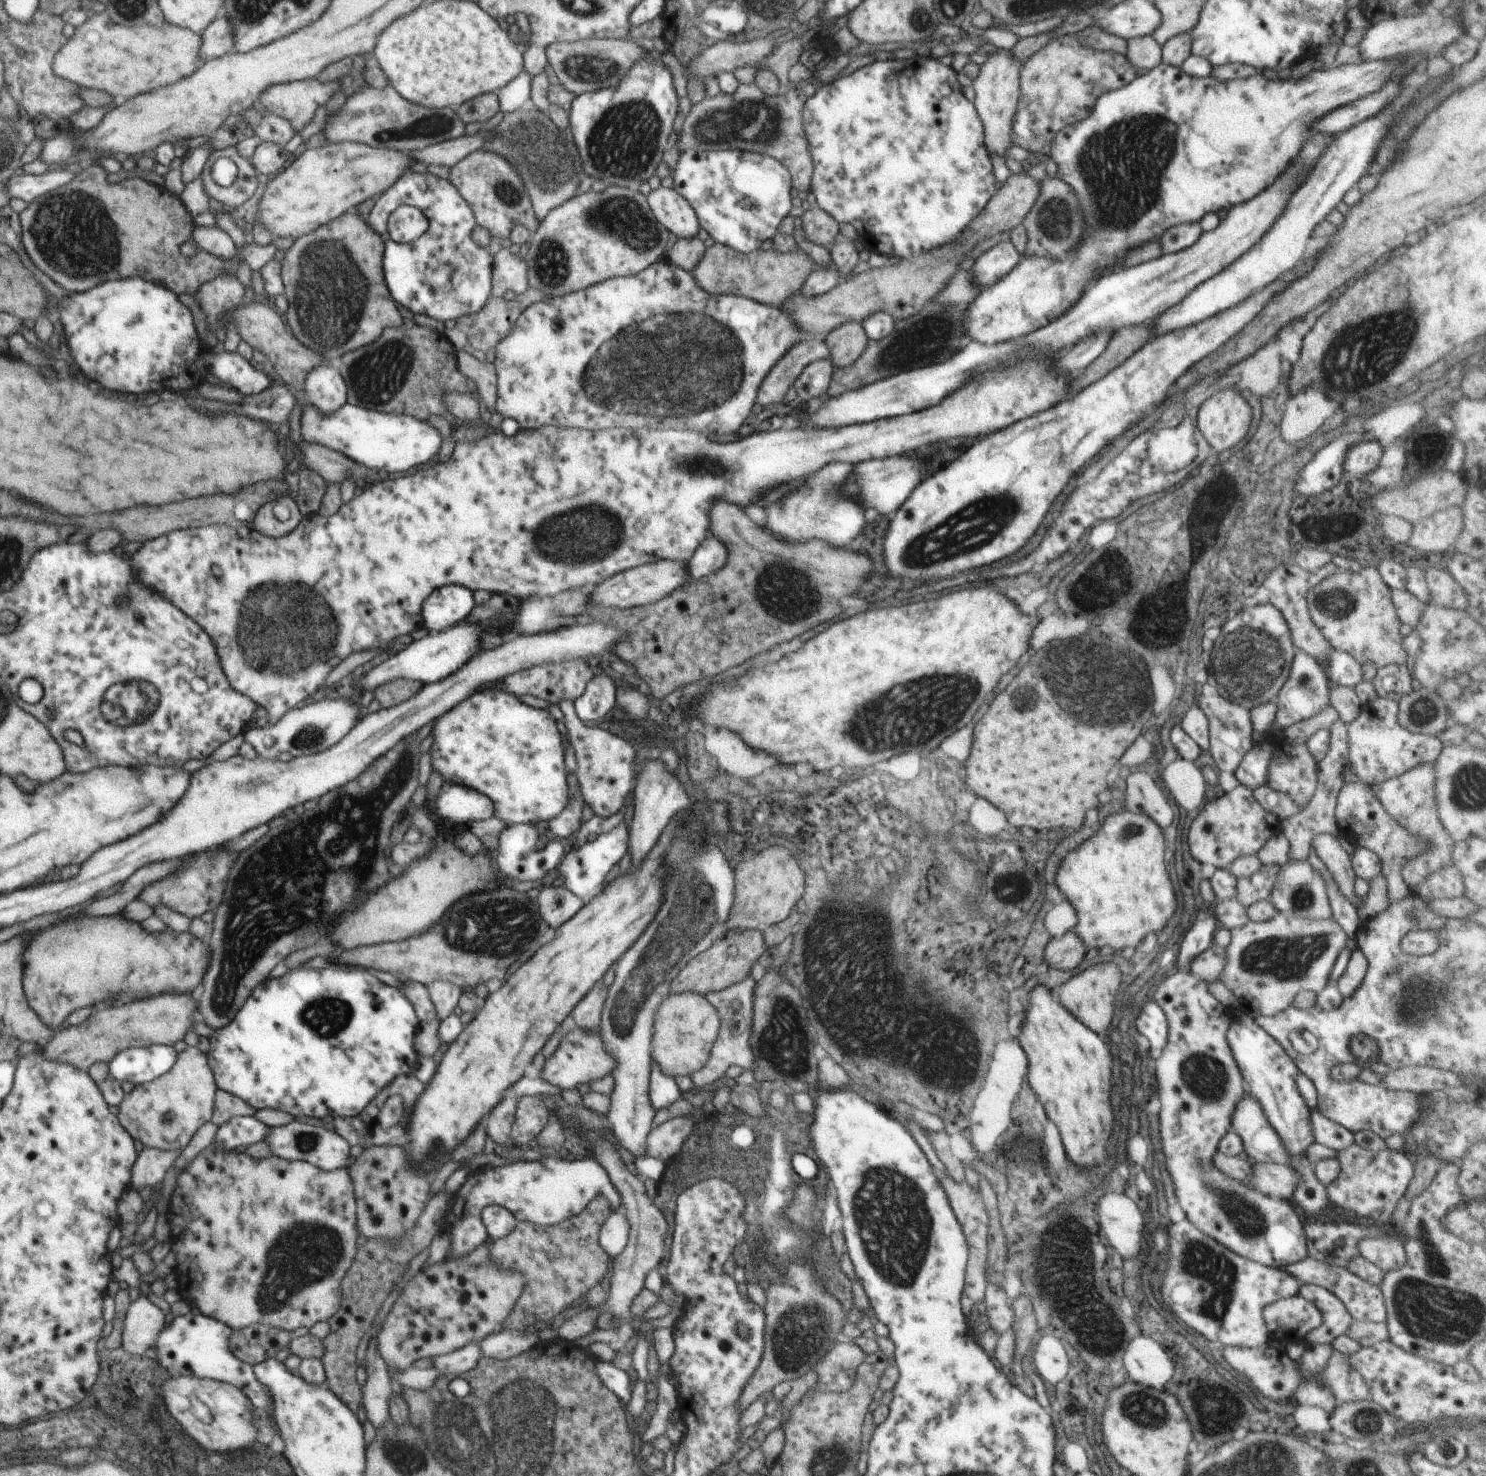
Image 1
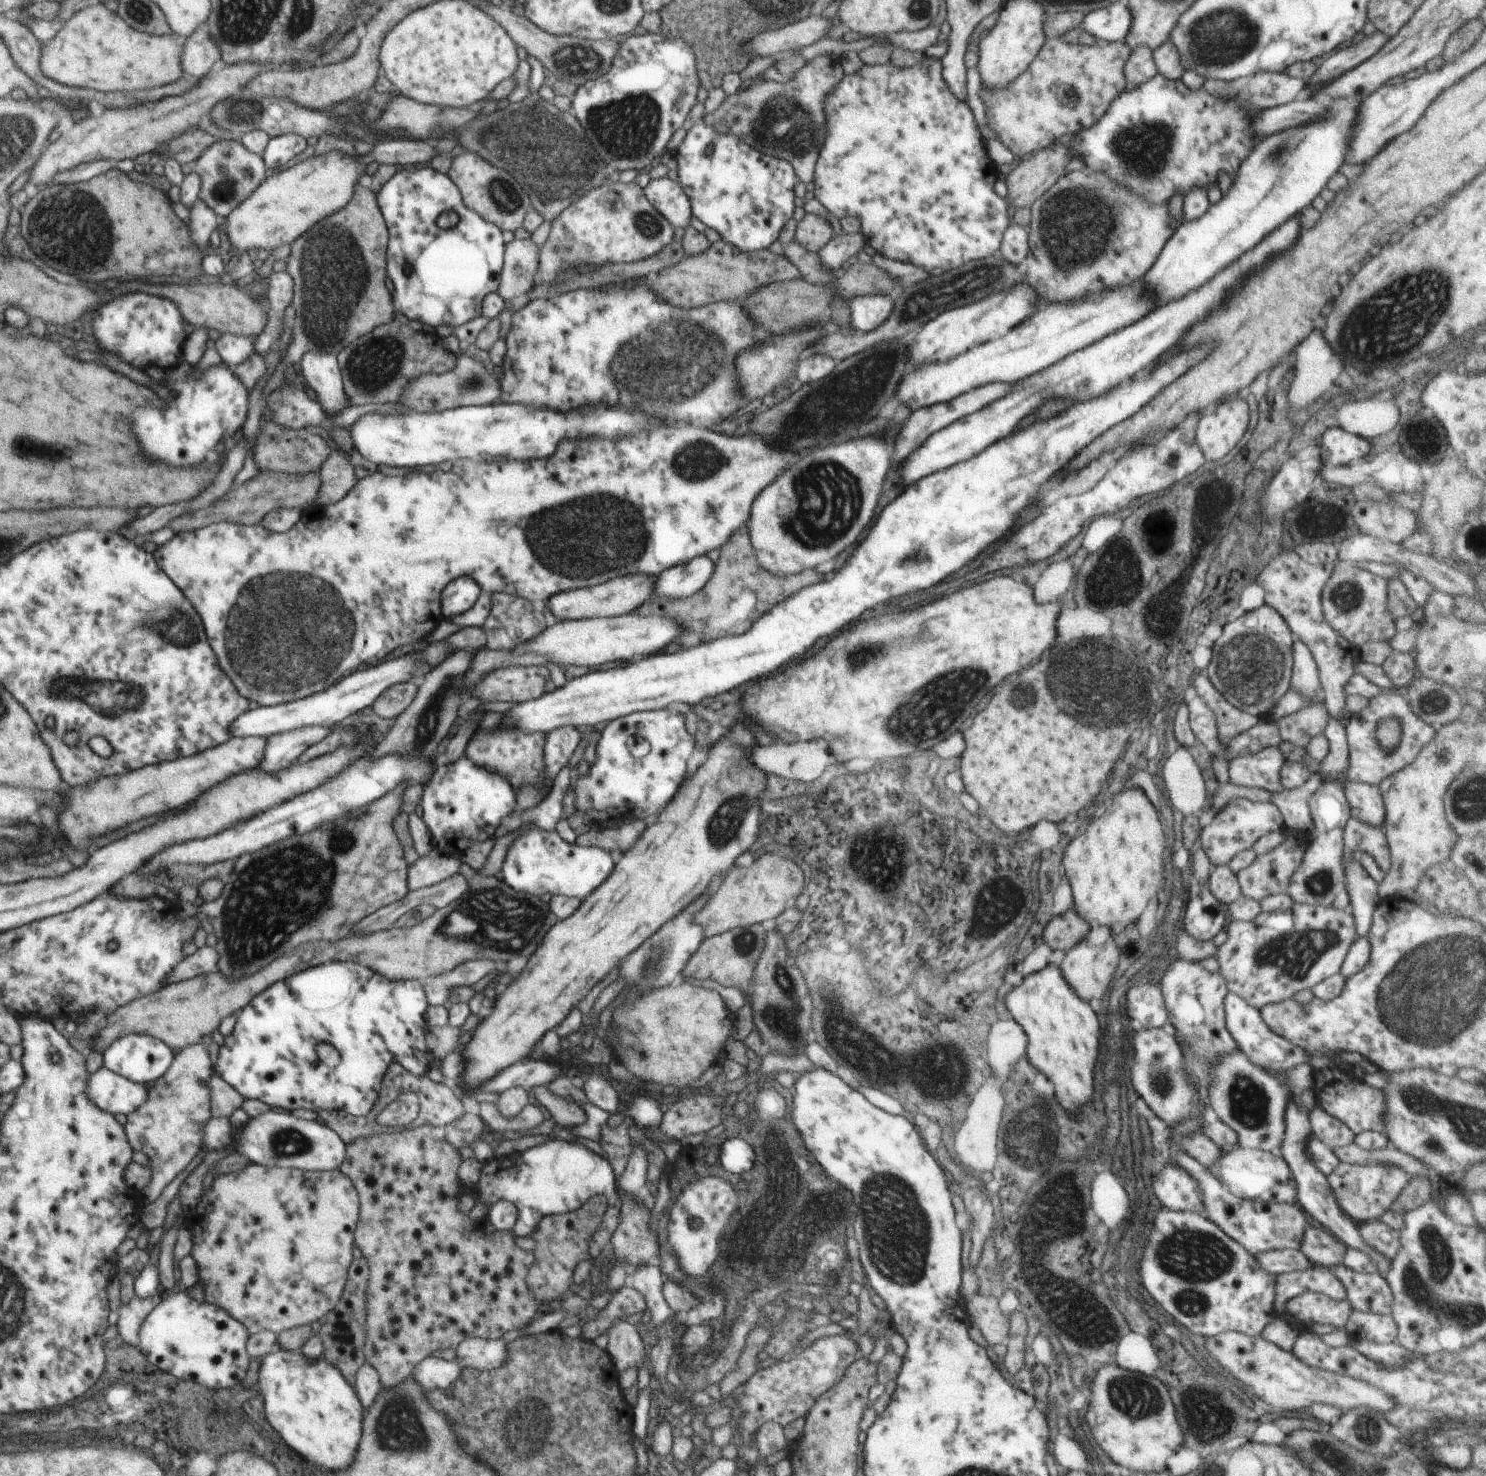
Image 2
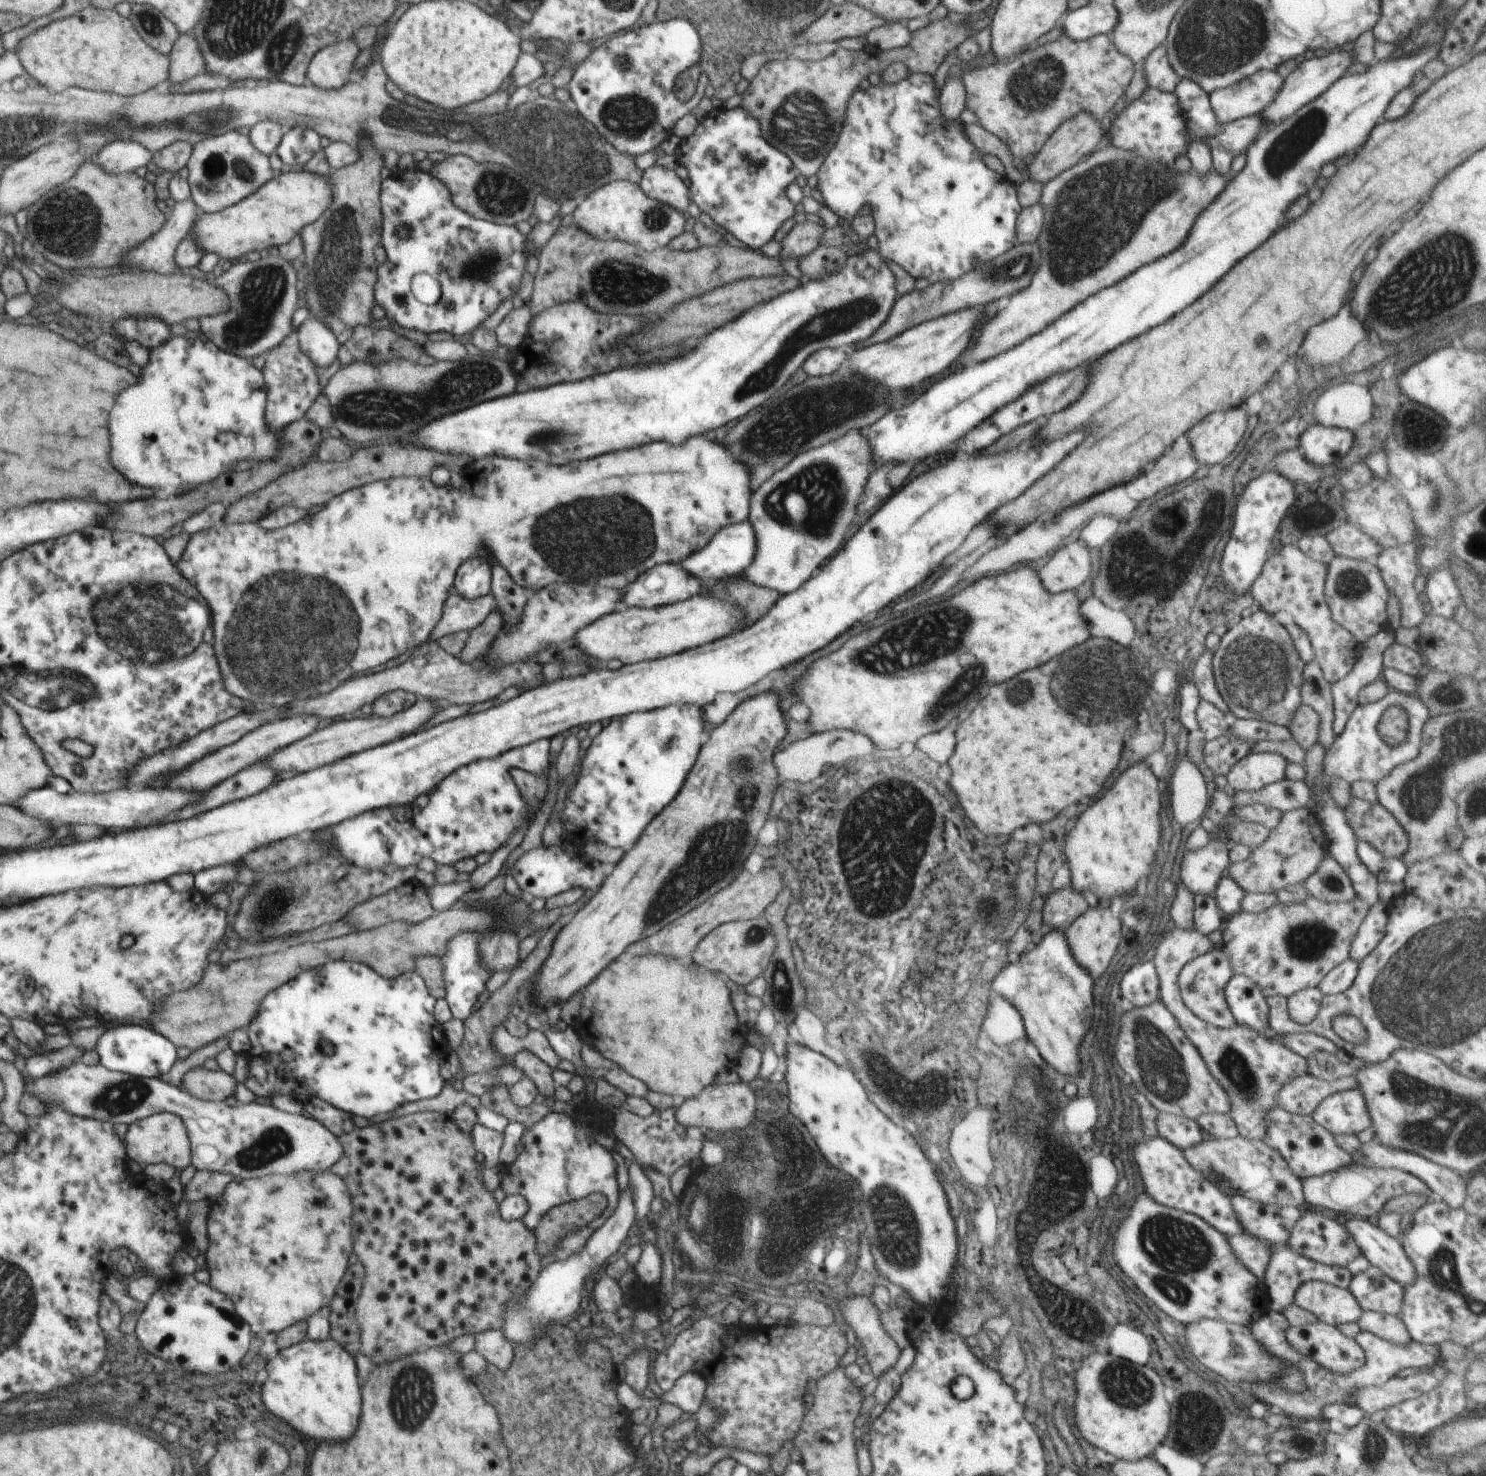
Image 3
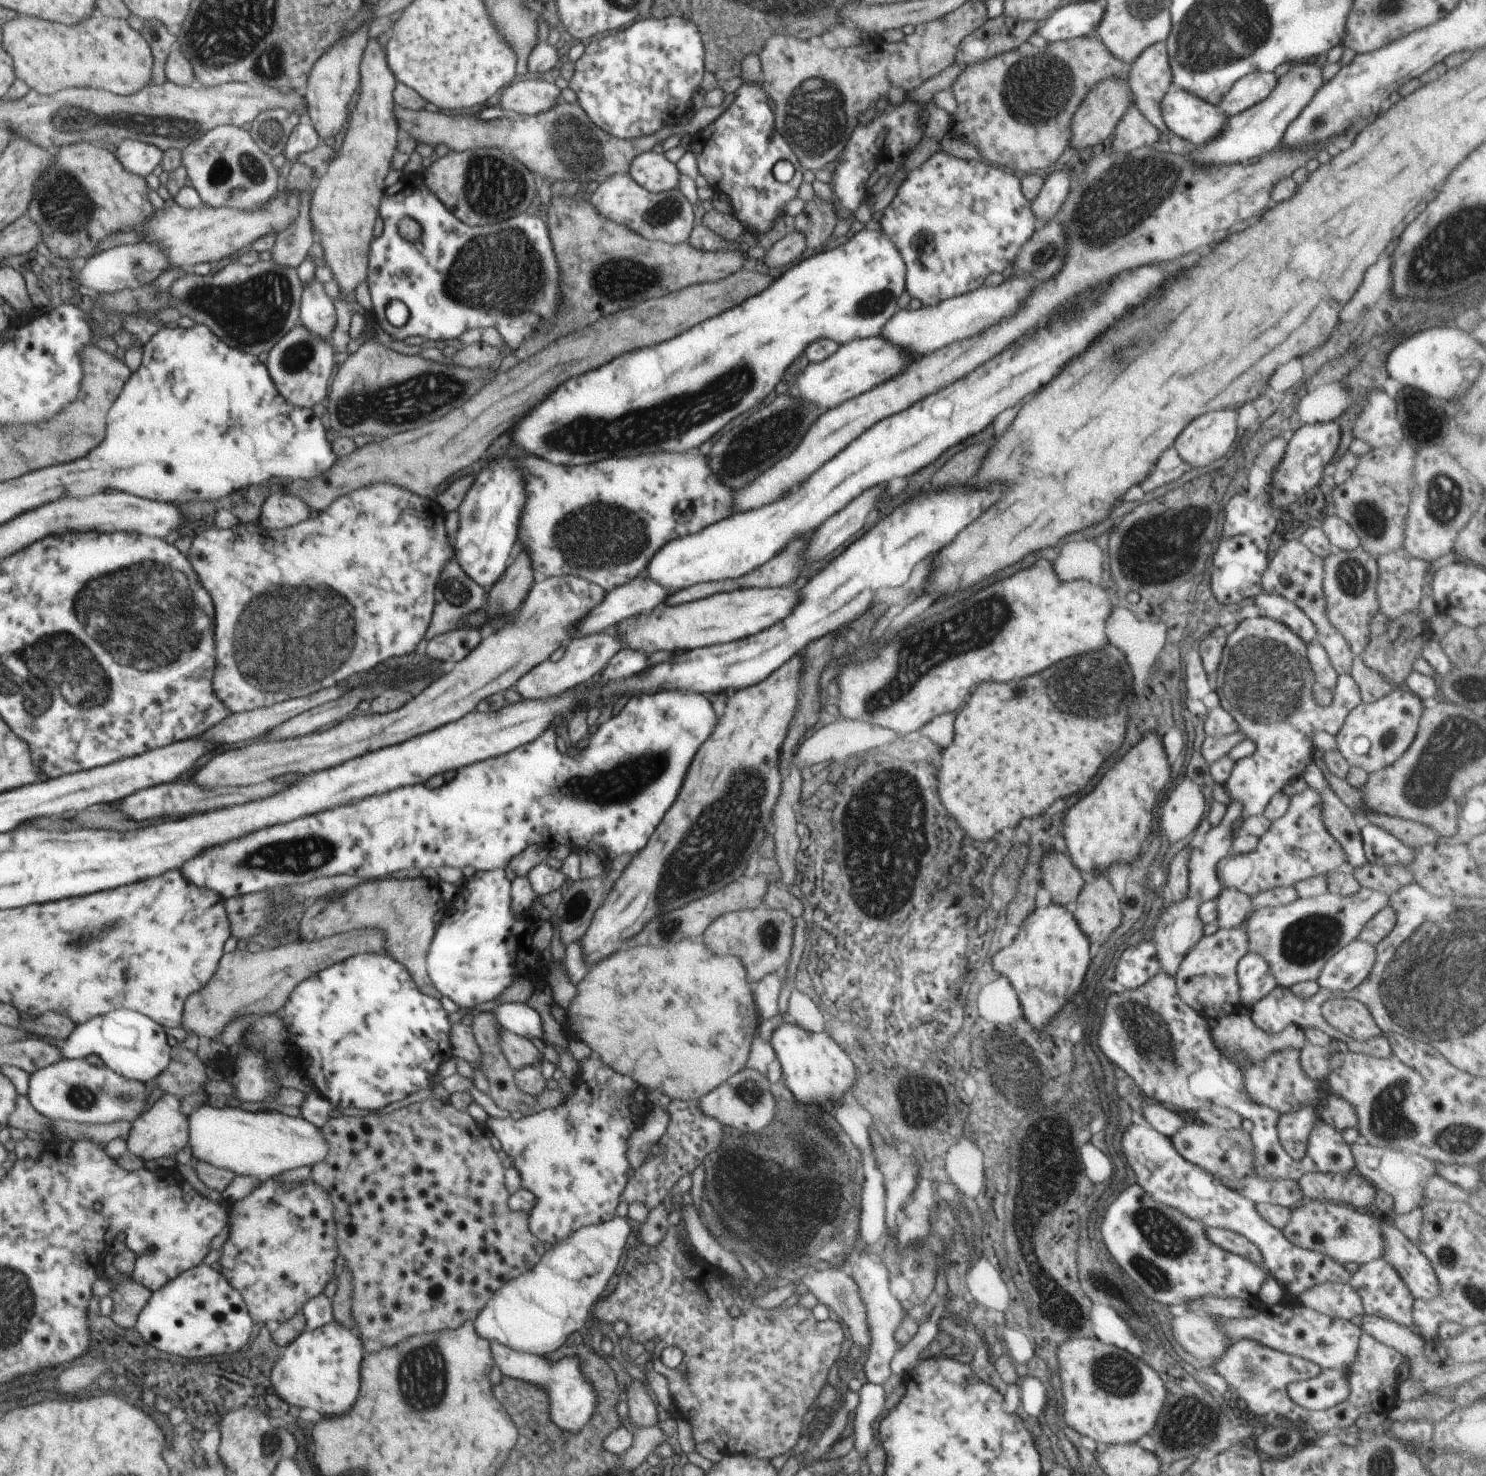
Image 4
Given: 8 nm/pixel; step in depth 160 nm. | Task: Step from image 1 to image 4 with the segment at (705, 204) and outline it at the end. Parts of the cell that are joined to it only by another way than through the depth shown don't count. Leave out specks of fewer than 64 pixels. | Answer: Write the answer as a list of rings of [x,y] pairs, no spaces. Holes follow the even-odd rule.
[[[762,82],[756,85],[742,84],[736,91],[732,105],[722,115],[702,129],[698,134],[700,143],[691,145],[699,174],[708,184],[726,195],[734,210],[733,217],[741,222],[751,237],[763,238],[774,226],[774,220],[785,215],[785,207],[797,196],[800,185],[804,182],[804,170],[795,152],[784,136],[775,127],[775,116],[768,105],[768,96]],[[778,160],[788,160],[794,166],[793,178],[781,183],[774,177],[772,170]]]

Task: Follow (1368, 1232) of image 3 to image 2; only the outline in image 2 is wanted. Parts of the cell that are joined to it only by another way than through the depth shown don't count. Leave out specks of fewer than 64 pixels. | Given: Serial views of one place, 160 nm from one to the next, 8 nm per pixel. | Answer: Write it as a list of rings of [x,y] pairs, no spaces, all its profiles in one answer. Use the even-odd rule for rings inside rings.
[[[1295,1094],[1289,1096],[1289,1101],[1285,1110],[1285,1137],[1283,1145],[1278,1152],[1287,1162],[1296,1183],[1296,1203],[1307,1212],[1315,1222],[1319,1222],[1325,1230],[1330,1232],[1336,1239],[1345,1244],[1346,1248],[1363,1250],[1372,1257],[1379,1268],[1379,1273],[1384,1274],[1389,1271],[1391,1262],[1385,1256],[1377,1253],[1372,1247],[1369,1247],[1361,1237],[1359,1228],[1356,1228],[1350,1220],[1350,1217],[1340,1208],[1335,1199],[1334,1193],[1330,1188],[1327,1176],[1319,1171],[1311,1161],[1311,1156],[1307,1153],[1307,1146],[1311,1138],[1311,1124],[1309,1123],[1309,1114],[1307,1110],[1298,1103],[1295,1103]]]

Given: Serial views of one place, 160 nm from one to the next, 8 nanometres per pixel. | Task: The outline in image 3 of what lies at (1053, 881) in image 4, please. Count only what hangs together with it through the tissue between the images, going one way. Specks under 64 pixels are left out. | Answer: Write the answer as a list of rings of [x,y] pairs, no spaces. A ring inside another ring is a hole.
[[[1072,886],[1051,893],[1043,906],[1043,924],[1052,931],[1065,930],[1090,907],[1084,895]]]

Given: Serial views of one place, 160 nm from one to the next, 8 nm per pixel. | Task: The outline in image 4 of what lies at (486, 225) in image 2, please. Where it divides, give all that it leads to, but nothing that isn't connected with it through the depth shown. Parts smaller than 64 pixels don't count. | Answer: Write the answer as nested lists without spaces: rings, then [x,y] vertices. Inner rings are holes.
[[[403,173],[398,182],[392,186],[385,187],[384,196],[381,198],[381,204],[379,206],[379,215],[382,218],[384,224],[382,234],[379,238],[374,238],[370,245],[369,261],[368,261],[368,288],[371,294],[372,311],[380,326],[387,332],[392,338],[396,340],[404,340],[408,336],[424,336],[430,341],[441,341],[454,343],[458,340],[458,337],[463,332],[466,332],[469,328],[479,328],[481,330],[485,328],[496,328],[501,334],[501,337],[508,343],[512,352],[522,344],[524,339],[528,337],[535,337],[535,332],[540,329],[537,326],[541,323],[542,319],[550,319],[555,317],[555,312],[561,309],[561,303],[559,302],[559,266],[551,246],[551,240],[549,237],[549,228],[547,227],[545,214],[537,213],[533,216],[527,214],[518,215],[512,217],[512,220],[508,219],[504,222],[498,222],[498,224],[492,224],[492,226],[468,226],[462,224],[461,220],[458,220],[454,214],[446,208],[446,205],[431,191],[425,183],[422,174],[417,173]],[[402,219],[416,220],[420,226],[422,226],[422,234],[417,241],[406,242],[400,238],[398,234],[398,220]],[[392,300],[400,300],[404,302],[409,308],[410,319],[402,327],[395,327],[386,319],[384,313],[385,307],[392,302]]]

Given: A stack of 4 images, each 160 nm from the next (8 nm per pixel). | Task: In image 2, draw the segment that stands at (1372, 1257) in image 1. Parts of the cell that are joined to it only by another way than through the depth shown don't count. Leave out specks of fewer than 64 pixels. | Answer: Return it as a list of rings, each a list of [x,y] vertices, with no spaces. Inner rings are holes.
[[[1380,1220],[1370,1221],[1360,1226],[1363,1241],[1377,1253],[1393,1261],[1400,1250],[1399,1231],[1392,1229]]]

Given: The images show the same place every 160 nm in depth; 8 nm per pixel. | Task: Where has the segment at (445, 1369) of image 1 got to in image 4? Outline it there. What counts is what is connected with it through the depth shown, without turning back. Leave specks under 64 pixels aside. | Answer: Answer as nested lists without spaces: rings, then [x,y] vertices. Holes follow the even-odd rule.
[[[490,1341],[494,1362],[503,1376],[520,1379],[542,1387],[549,1396],[549,1413],[553,1423],[561,1429],[575,1433],[590,1420],[597,1407],[597,1394],[591,1383],[583,1377],[576,1357],[564,1357],[551,1363],[544,1357],[512,1350],[498,1341]]]

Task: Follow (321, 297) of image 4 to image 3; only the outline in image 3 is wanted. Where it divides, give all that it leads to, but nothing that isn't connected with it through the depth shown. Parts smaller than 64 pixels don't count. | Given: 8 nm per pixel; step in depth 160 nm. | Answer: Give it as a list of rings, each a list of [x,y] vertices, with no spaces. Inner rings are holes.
[[[312,314],[302,322],[295,339],[300,344],[300,350],[318,368],[328,368],[334,364],[341,346],[332,328],[328,328],[326,322],[314,318]]]

